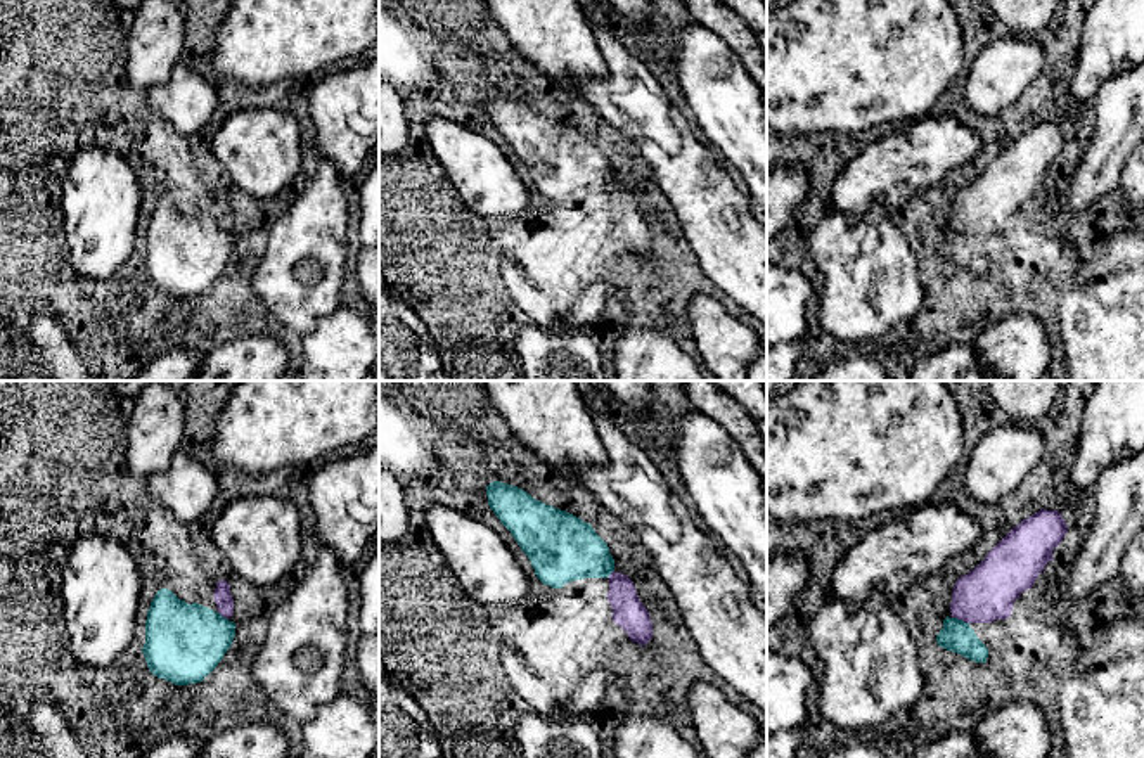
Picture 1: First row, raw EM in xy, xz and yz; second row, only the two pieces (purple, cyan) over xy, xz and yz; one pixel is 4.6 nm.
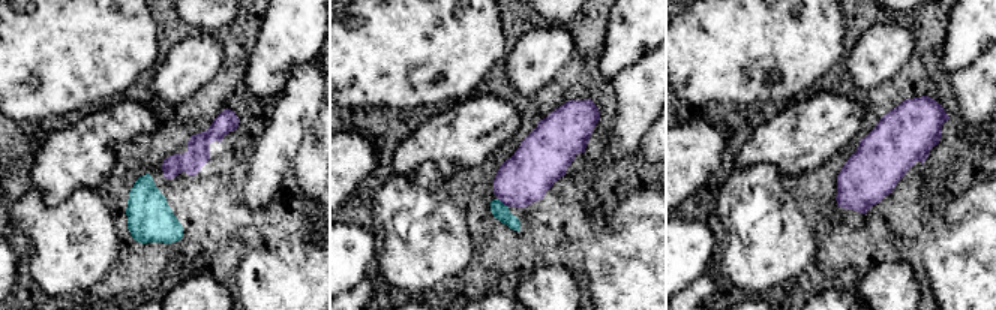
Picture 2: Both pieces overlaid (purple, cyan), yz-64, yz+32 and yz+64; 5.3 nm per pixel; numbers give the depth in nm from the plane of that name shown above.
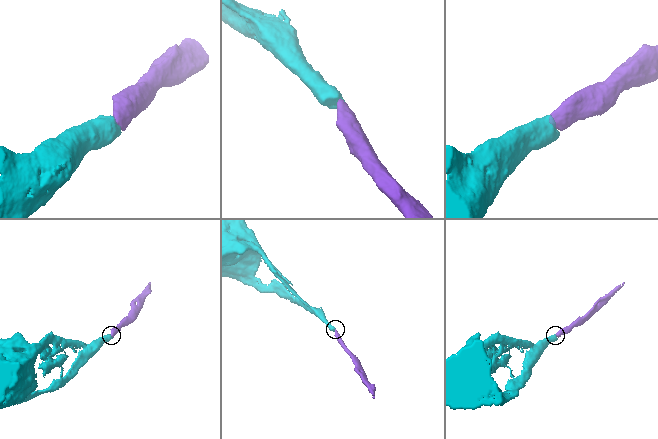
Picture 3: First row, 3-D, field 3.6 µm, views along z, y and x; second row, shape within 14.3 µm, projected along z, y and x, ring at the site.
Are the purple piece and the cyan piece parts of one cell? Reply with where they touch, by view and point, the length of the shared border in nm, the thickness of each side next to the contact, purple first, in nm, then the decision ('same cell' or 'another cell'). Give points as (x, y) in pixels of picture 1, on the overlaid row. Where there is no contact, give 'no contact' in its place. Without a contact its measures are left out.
contact yz (961, 618); length 80 nm; calibres 260 and 150 nm; same cell

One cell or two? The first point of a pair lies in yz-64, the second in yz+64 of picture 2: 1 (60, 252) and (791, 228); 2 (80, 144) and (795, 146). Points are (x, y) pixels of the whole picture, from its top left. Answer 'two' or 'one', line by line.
1: one
2: one

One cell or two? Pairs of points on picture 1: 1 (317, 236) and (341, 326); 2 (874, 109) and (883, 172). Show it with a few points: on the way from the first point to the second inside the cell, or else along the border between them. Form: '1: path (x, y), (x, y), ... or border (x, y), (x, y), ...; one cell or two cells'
1: border (340, 305), (324, 315), (307, 334); two cells
2: border (897, 125), (893, 128); two cells

